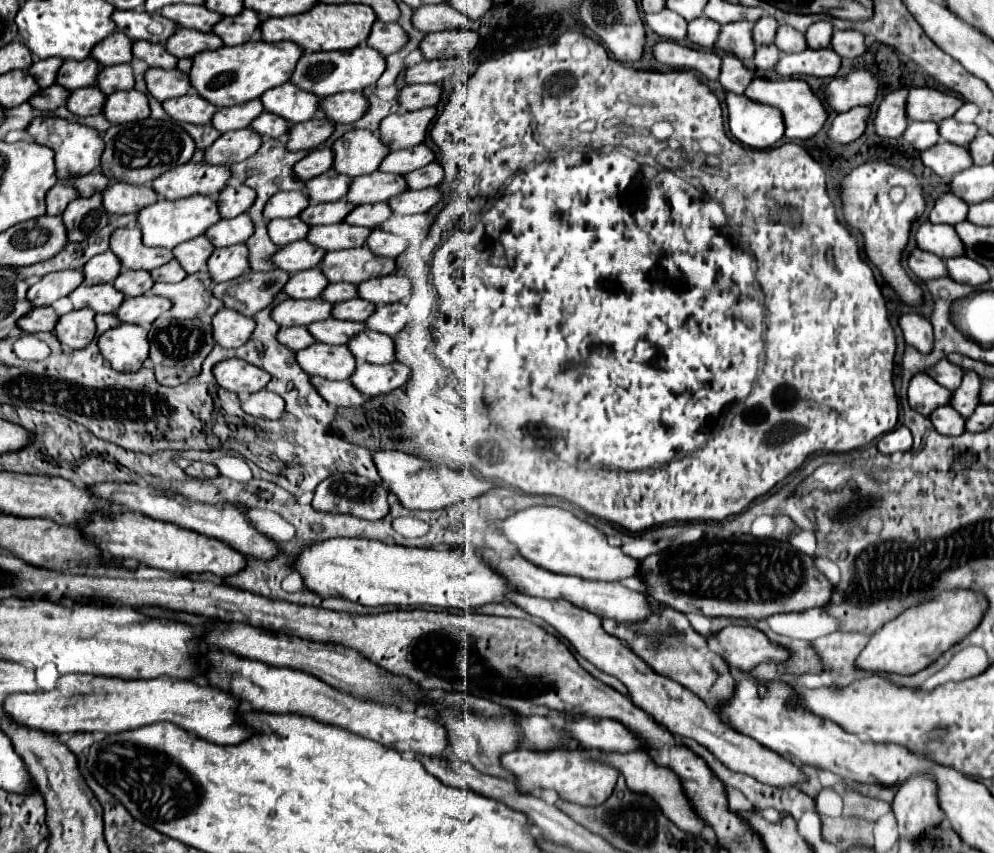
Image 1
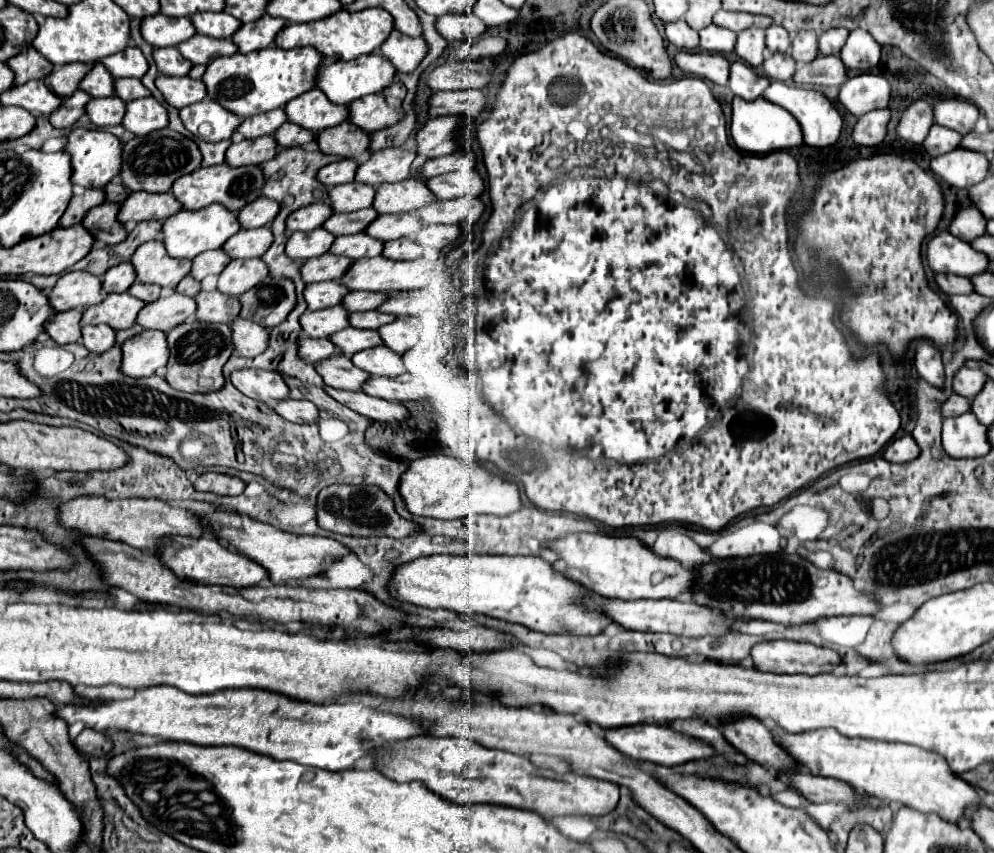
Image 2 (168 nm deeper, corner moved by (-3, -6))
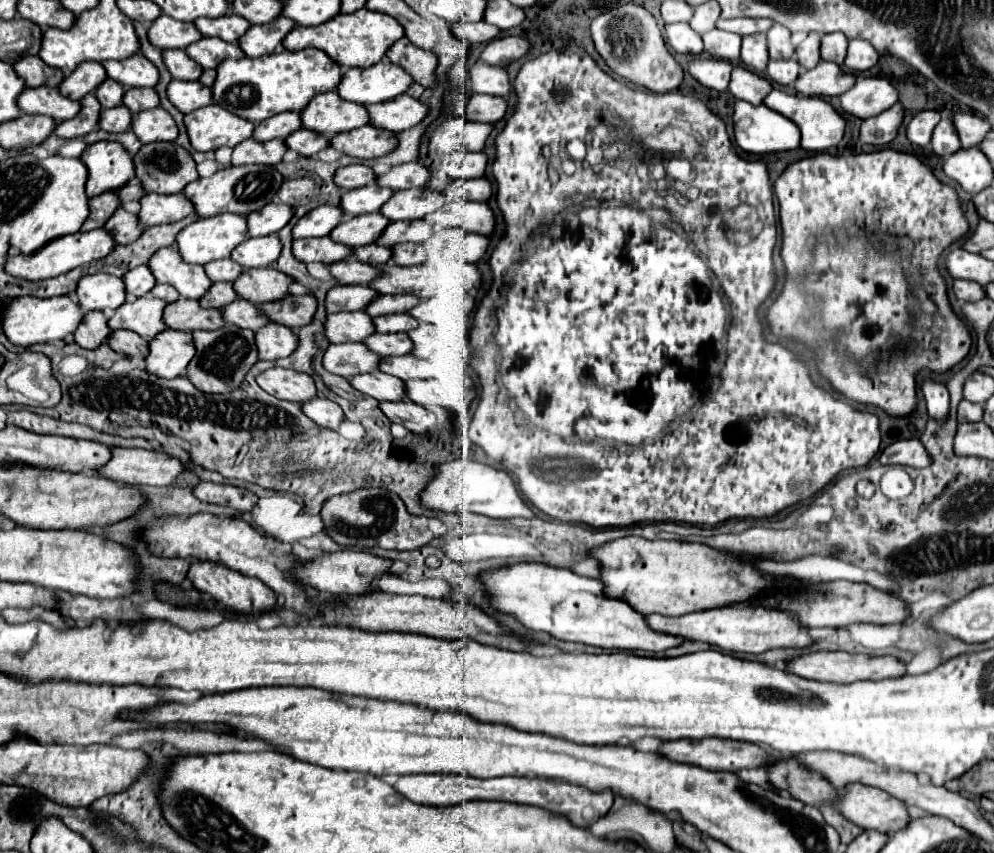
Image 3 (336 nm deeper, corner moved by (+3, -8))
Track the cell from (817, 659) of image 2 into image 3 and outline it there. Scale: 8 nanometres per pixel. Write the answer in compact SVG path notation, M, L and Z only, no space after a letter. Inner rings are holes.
M812 652L800 656L786 664L786 672L794 672L802 678L818 680L818 682L836 682L848 684L856 680L884 680L884 678L898 678L906 674L906 666L896 656L866 656L866 654L848 654L848 652Z

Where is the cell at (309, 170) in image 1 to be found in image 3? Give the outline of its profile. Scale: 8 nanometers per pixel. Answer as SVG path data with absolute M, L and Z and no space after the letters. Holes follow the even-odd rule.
M352 164L352 166L340 168L334 176L334 182L342 186L344 190L354 190L354 188L362 188L366 184L376 182L376 172L370 166Z

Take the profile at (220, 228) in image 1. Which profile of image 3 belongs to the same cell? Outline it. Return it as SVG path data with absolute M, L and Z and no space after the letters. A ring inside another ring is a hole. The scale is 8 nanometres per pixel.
M262 236L262 238L248 238L236 250L232 260L246 268L268 268L272 266L282 254L282 242L278 236Z

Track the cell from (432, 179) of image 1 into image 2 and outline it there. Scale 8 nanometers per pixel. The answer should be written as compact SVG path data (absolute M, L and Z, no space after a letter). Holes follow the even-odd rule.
M462 170L428 178L426 186L438 200L446 200L446 198L450 200L458 196L478 198L484 190L484 182L476 172L462 172Z

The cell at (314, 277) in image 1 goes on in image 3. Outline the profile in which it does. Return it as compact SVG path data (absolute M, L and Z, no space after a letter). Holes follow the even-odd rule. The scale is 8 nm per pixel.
M334 286L328 292L326 308L330 314L344 312L344 310L366 310L368 304L378 298L380 292L376 292L370 286Z

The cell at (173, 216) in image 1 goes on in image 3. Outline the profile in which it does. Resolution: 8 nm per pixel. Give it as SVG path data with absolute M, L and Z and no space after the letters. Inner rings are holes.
M224 214L212 218L200 218L198 222L186 226L176 240L176 246L182 252L182 258L188 264L208 264L212 260L224 260L232 256L232 250L248 240L248 222L246 216L240 214Z

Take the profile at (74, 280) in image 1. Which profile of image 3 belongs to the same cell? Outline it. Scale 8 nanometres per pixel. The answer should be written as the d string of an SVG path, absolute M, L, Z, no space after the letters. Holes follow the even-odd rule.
M88 274L80 278L74 296L86 312L116 310L126 302L126 286L122 278L112 274Z

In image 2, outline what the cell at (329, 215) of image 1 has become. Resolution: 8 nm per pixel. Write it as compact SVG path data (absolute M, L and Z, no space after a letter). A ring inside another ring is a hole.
M364 208L364 210L356 210L356 214L332 214L332 218L328 218L322 228L328 230L334 236L340 234L358 234L364 232L364 228L368 226L368 222L372 222L376 218L376 210Z

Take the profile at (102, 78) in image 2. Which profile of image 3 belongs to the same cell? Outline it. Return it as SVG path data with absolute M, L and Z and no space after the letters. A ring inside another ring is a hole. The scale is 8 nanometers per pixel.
M108 78L104 84L100 84L100 88L94 94L100 100L102 108L116 108L116 106L122 104L124 92L126 90L122 88L122 84L118 84L118 82L114 82L114 80Z

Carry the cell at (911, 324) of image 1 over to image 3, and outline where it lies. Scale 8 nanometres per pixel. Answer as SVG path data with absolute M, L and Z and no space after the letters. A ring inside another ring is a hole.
M926 382L922 390L924 390L930 418L934 418L938 424L942 424L950 412L950 398L948 398L946 386L940 386L936 382Z

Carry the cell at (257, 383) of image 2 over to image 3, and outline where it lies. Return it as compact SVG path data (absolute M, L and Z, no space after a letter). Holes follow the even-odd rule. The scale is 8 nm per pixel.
M270 368L262 372L258 378L260 388L270 392L276 398L300 402L316 398L316 384L310 374L288 370L288 368Z

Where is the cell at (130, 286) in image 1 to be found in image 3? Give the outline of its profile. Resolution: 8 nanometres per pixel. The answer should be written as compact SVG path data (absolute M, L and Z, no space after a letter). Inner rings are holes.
M158 284L158 288L154 288L152 296L158 296L158 298L162 298L166 302L176 302L180 298L178 290L174 286L170 286L170 284Z

